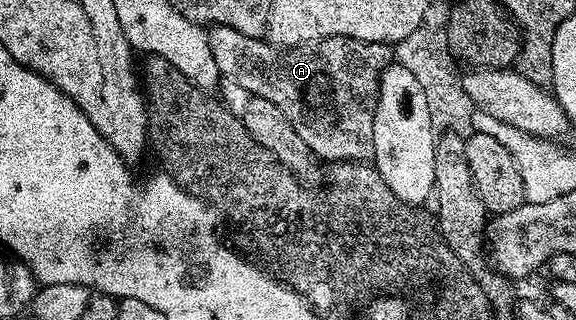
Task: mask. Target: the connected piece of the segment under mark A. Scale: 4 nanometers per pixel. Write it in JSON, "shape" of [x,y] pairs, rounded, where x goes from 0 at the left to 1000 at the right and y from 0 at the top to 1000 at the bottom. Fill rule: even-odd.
{"shape":[[[368,81],[359,97],[359,125],[363,128],[363,153],[370,166],[370,191],[377,191],[377,216],[382,238],[389,247],[403,247],[431,284],[434,300],[451,297],[460,303],[460,316],[474,316],[474,328],[481,328],[481,341],[488,341],[488,353],[495,353],[495,366],[502,366],[502,378],[509,391],[509,403],[516,403],[516,428],[523,428],[523,441],[530,441],[530,453],[536,453],[536,466],[556,500],[575,497],[576,513],[585,509],[628,509],[642,500],[649,488],[648,466],[648,366],[655,341],[655,316],[658,313],[658,247],[665,238],[665,222],[681,194],[681,150],[668,134],[642,134],[641,128],[627,128],[613,116],[571,116],[557,122],[552,134],[535,134],[524,147],[481,147],[472,141],[462,119],[451,116],[441,122],[425,103],[411,103],[411,91],[398,91],[396,84]]]}

